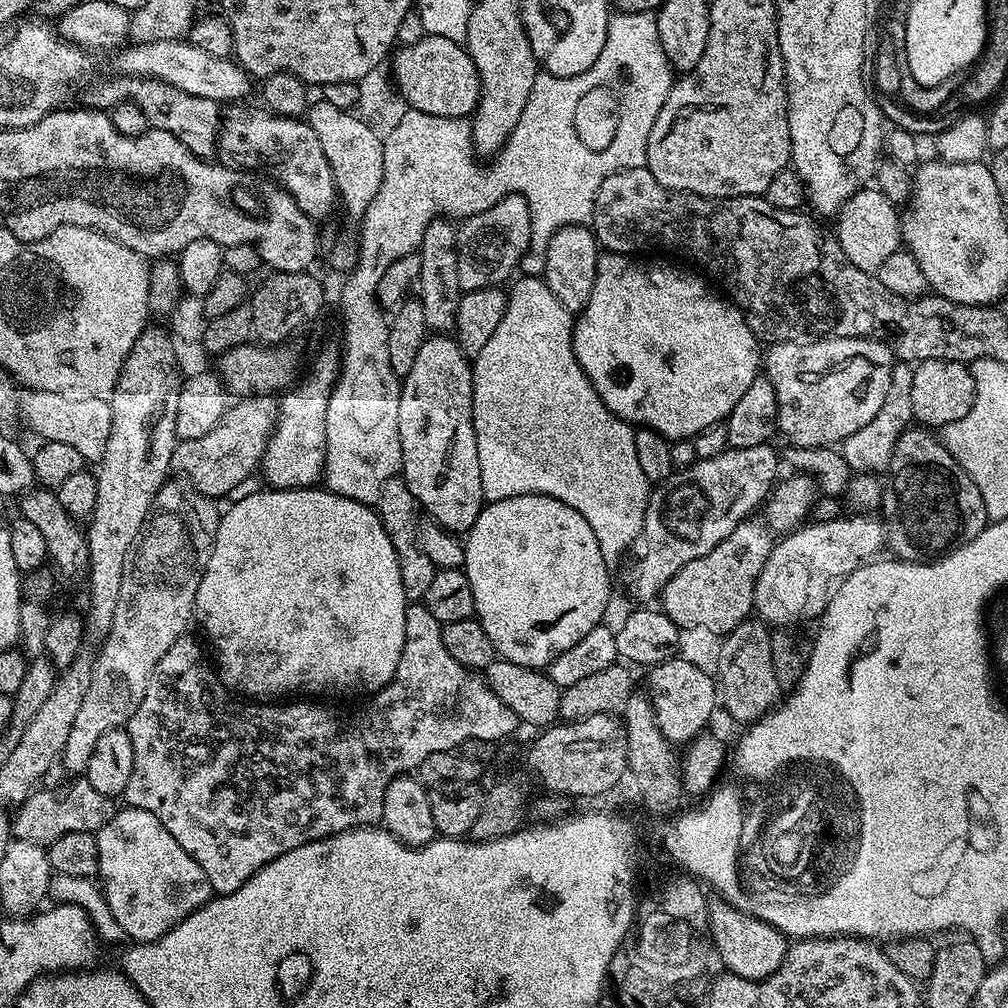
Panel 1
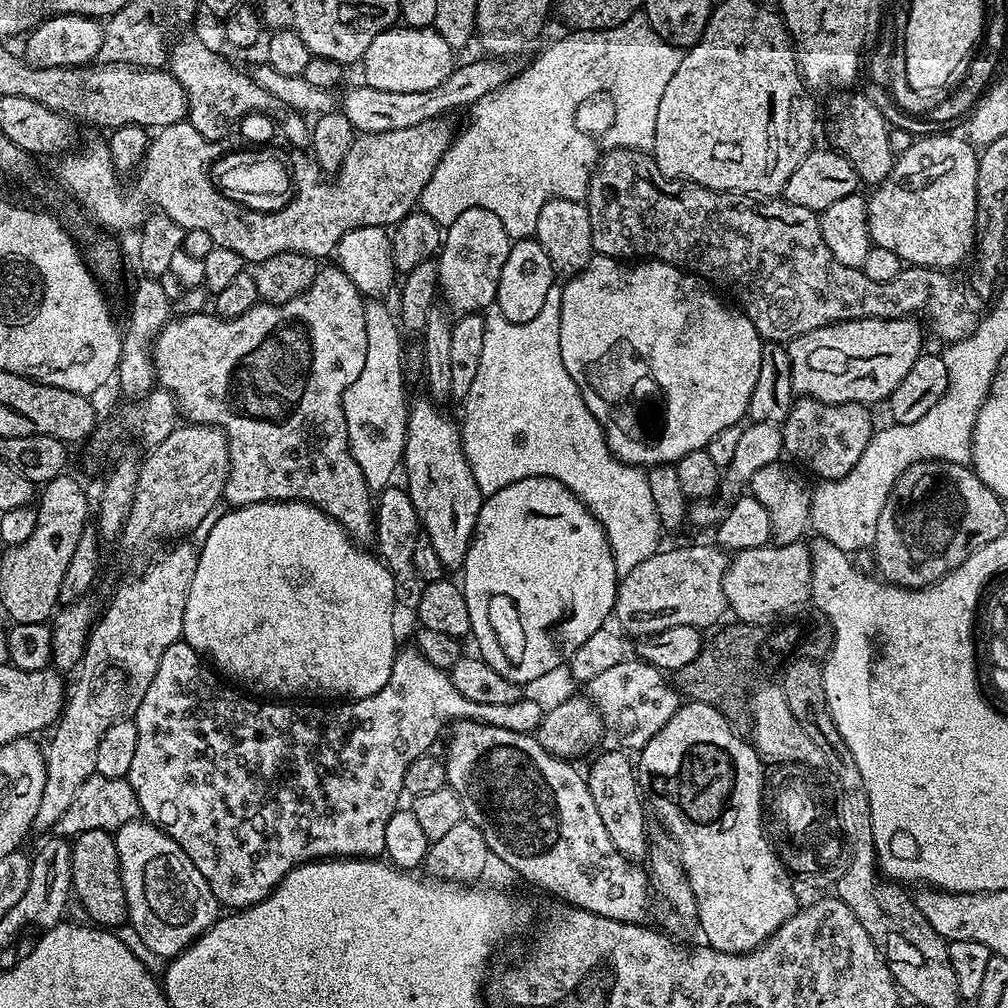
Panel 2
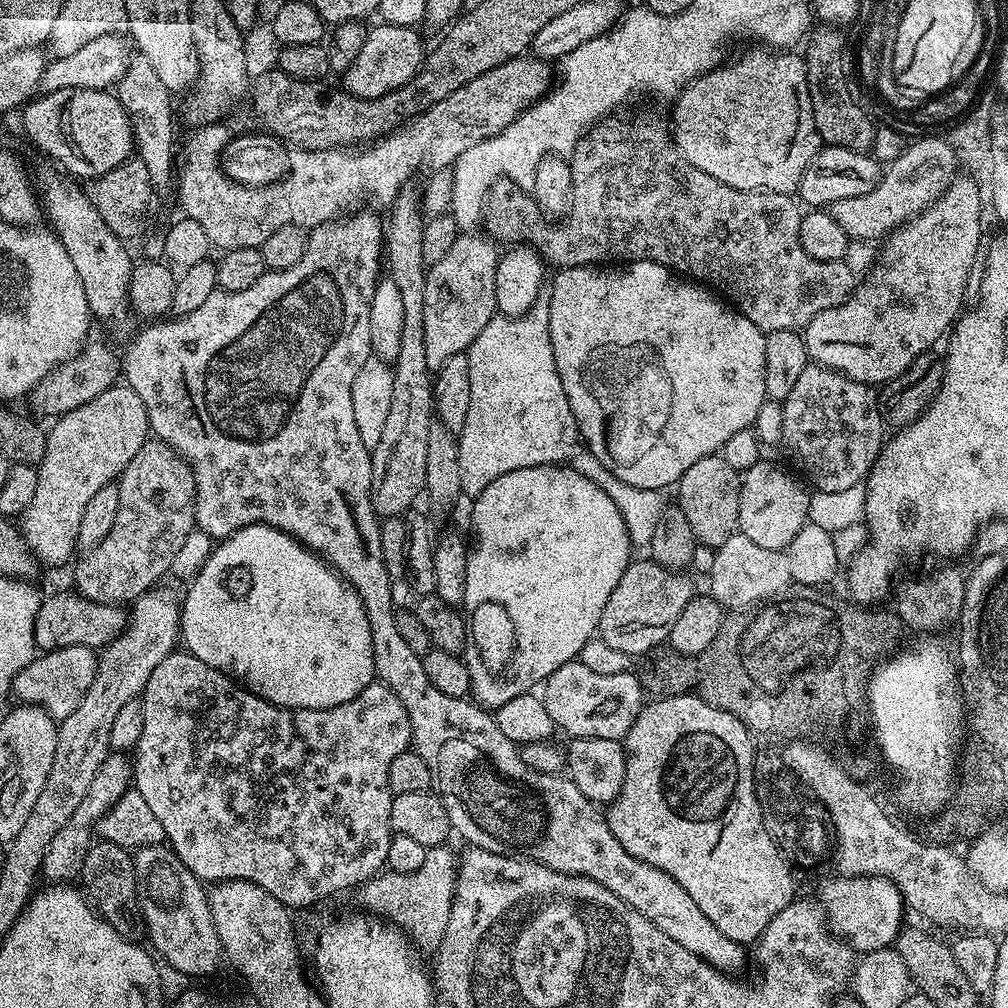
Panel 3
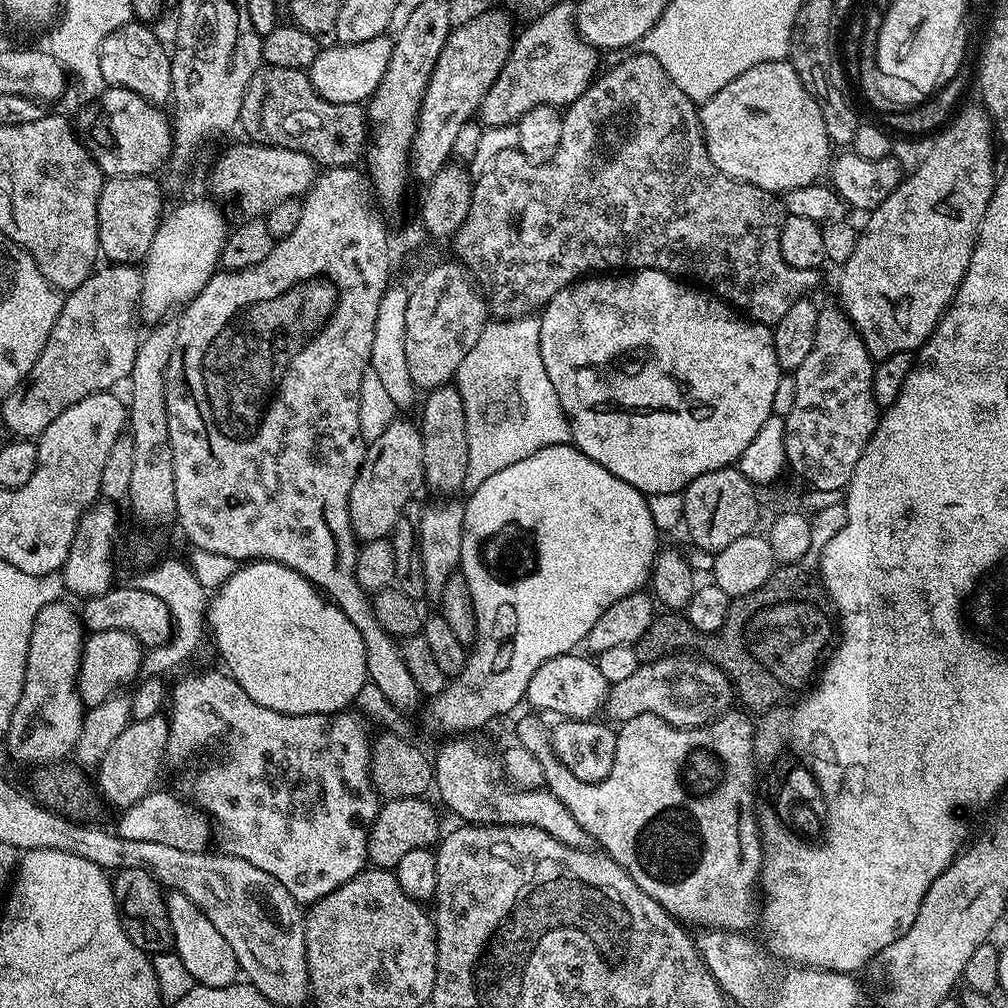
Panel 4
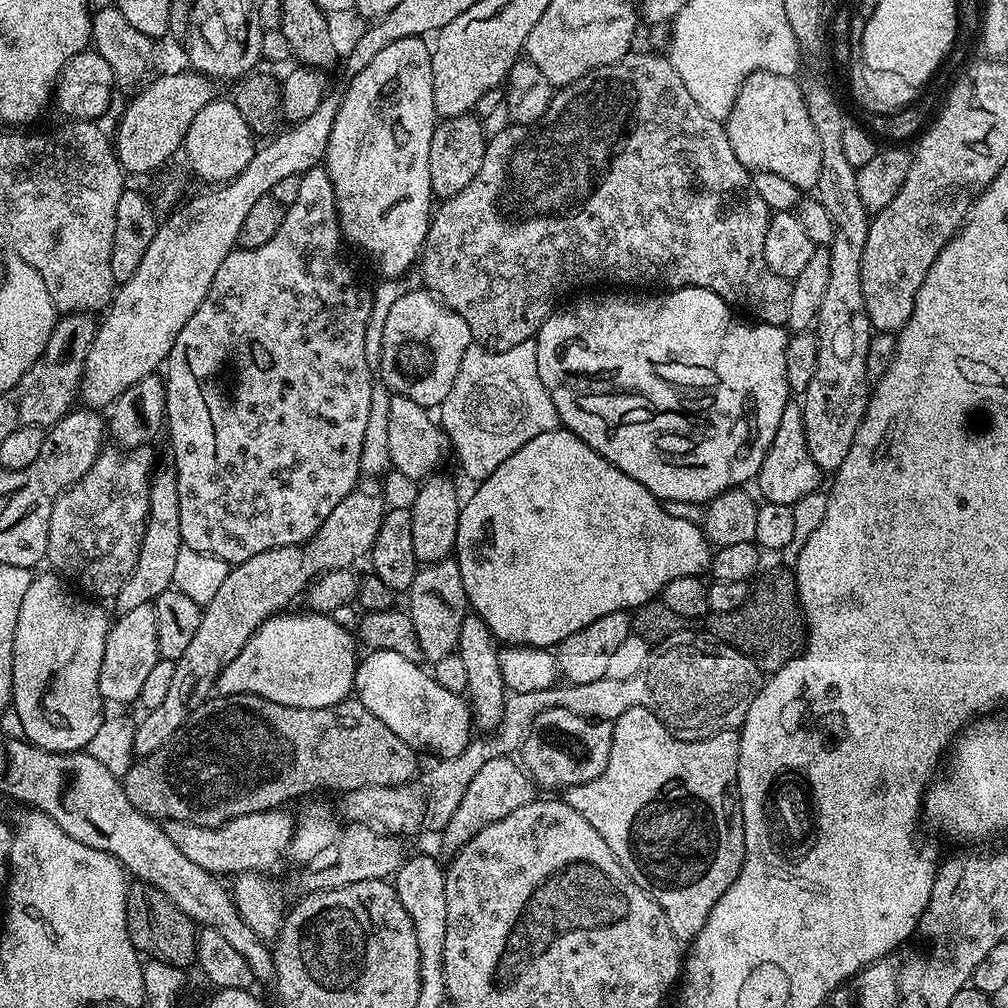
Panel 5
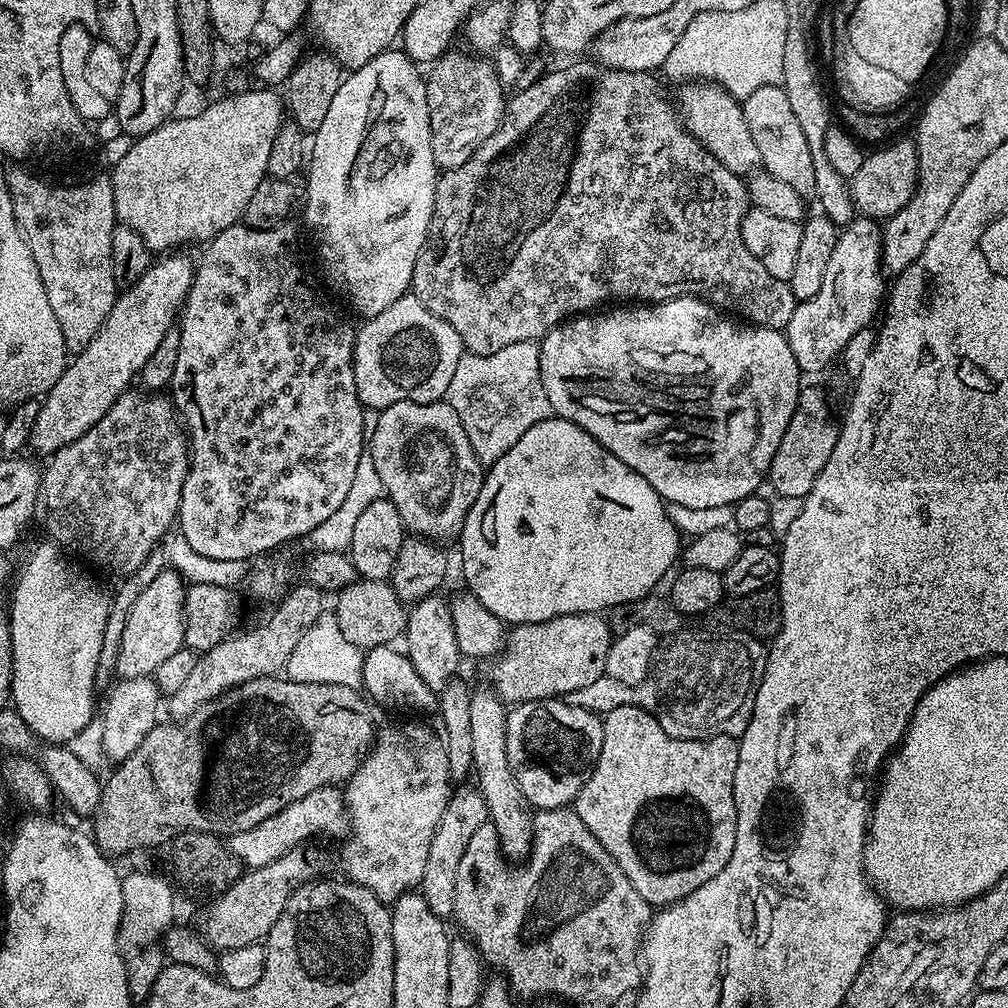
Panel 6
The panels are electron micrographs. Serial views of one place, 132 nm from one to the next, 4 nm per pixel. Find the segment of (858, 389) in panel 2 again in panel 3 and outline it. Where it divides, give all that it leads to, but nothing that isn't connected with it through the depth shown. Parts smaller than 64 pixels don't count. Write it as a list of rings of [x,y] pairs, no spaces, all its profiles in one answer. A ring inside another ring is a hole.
[[[957,178],[926,210],[889,232],[879,245],[876,264],[857,283],[856,291],[846,303],[822,310],[822,314],[814,314],[814,318],[802,329],[809,361],[841,372],[851,380],[883,386],[905,372],[918,354],[935,349],[935,344],[949,335],[952,325],[961,315],[965,307],[964,295],[968,292],[968,279],[972,276],[972,267],[978,264],[976,254],[982,250],[980,194],[982,198],[982,188],[980,190],[974,181]]]

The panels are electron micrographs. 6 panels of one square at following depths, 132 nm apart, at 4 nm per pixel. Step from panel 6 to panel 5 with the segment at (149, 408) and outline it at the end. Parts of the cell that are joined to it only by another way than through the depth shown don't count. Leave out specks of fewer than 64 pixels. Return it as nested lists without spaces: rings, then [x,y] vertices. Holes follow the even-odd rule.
[[[105,447],[96,455],[96,461],[69,488],[60,493],[50,510],[48,527],[49,564],[65,581],[77,584],[77,589],[96,596],[115,598],[122,590],[122,582],[134,570],[144,524],[148,520],[148,482],[154,471],[151,447],[138,447],[121,450],[119,447]]]

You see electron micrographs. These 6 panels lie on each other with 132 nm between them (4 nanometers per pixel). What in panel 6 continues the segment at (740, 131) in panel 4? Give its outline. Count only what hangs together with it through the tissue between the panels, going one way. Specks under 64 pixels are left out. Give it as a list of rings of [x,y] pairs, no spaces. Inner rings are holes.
[[[778,84],[762,86],[754,90],[754,94],[743,97],[742,103],[746,126],[750,126],[750,134],[754,134],[761,165],[771,176],[782,178],[782,182],[794,186],[800,197],[815,197],[814,162],[810,158],[810,146],[806,142],[806,134],[802,134],[802,126],[798,126],[798,117],[794,115],[790,98],[786,98],[783,87]]]

